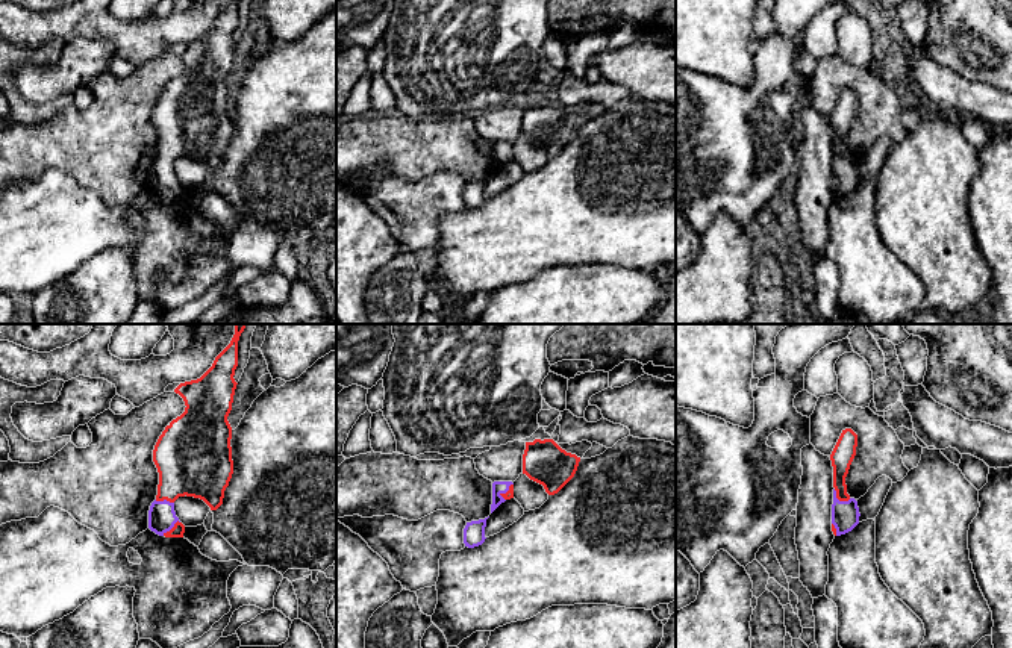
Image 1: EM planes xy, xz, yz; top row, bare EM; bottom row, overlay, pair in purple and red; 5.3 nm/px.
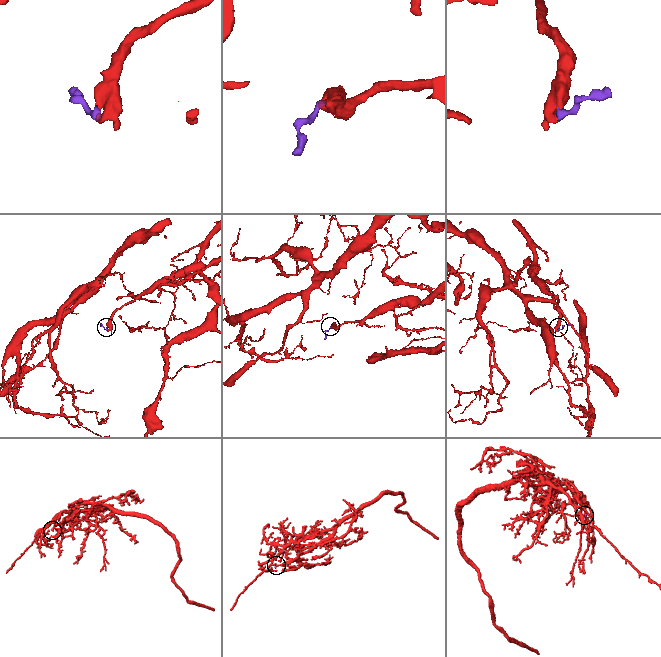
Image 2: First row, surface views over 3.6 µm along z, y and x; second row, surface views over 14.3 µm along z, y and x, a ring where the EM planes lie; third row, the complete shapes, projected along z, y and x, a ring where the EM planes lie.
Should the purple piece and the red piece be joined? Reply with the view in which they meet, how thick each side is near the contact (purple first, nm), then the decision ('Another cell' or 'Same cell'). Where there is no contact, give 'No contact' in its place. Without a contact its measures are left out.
Touches purple in yz. Thickness 140 nm (purple) against 120 nm. Same cell

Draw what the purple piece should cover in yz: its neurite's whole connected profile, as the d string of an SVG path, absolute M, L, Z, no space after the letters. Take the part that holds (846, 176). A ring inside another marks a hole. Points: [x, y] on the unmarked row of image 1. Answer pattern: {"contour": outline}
{"contour": "M851 89L842 91L832 115L833 127L833 165L832 192L835 197L851 192L859 185L857 162L847 154L845 138L856 117L857 95Z"}

